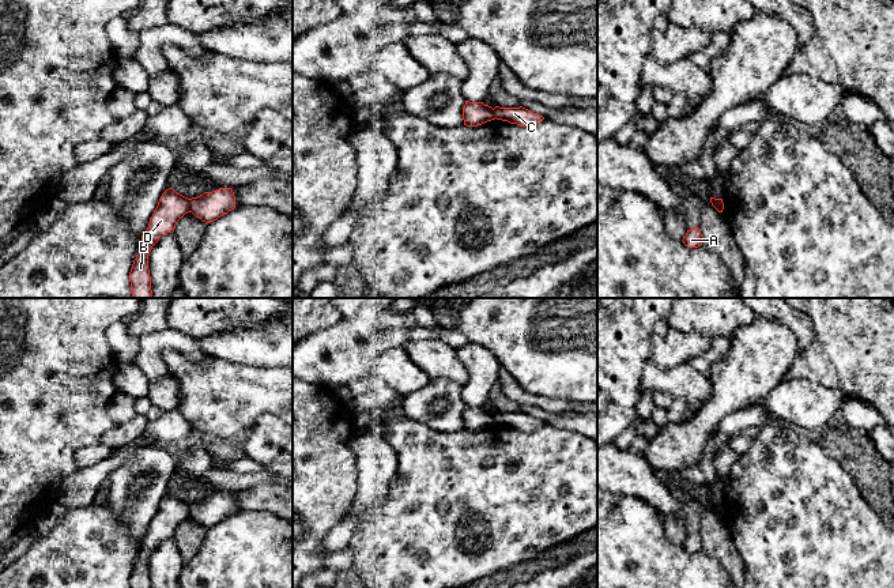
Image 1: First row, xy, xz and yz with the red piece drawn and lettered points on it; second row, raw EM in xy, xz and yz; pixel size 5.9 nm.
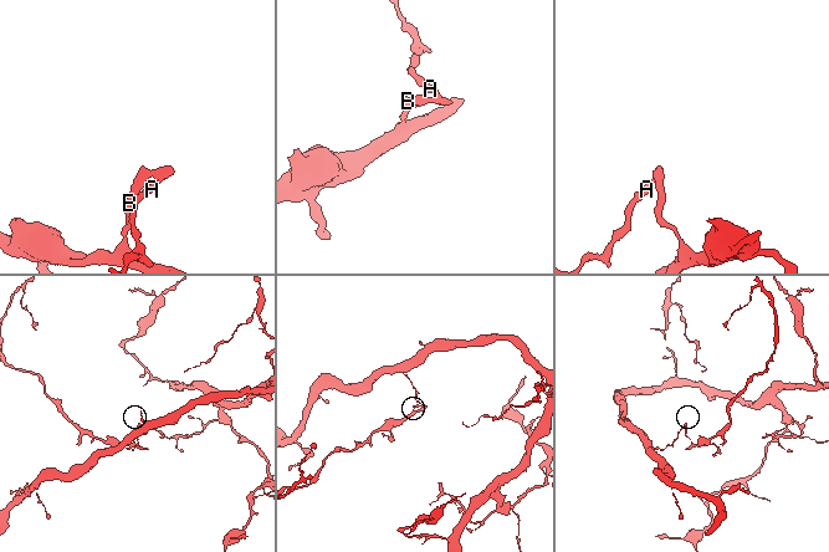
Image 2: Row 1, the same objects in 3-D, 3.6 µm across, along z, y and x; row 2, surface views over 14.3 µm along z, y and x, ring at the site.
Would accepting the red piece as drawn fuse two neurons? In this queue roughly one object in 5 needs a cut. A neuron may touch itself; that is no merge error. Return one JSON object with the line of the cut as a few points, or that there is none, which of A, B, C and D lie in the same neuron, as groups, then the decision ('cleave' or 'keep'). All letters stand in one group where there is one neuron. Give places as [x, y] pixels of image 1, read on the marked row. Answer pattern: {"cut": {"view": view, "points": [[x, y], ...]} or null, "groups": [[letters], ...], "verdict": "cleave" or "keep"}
{"cut": {"view": "xy", "points": [[188, 199], [189, 211]]}, "groups": [["A", "C"], ["B", "D"]], "verdict": "cleave"}

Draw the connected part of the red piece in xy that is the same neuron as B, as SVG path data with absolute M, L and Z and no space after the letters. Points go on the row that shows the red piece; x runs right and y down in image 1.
M173 188L166 189L150 218L150 223L142 235L139 255L133 260L129 282L131 298L152 298L148 256L152 246L167 233L173 233L177 222L189 212L189 199L177 193Z

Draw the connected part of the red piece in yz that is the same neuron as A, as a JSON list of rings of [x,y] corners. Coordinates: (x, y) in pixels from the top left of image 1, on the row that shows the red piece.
[[[693,227],[690,230],[687,230],[686,235],[683,237],[683,244],[687,248],[698,248],[702,245],[703,237],[701,234],[701,229],[699,227]]]

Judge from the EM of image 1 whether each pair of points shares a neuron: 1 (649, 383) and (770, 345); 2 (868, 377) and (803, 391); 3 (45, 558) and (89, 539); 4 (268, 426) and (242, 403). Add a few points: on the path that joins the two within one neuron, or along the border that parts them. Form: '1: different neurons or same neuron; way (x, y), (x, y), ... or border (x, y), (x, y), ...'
1: different neurons; border (709, 376), (712, 395), (701, 404)
2: different neurons; border (793, 379), (815, 380), (841, 389), (849, 398)
3: same neuron; way (56, 558), (70, 558), (78, 550)
4: different neurons; border (278, 415), (263, 414), (248, 430)

